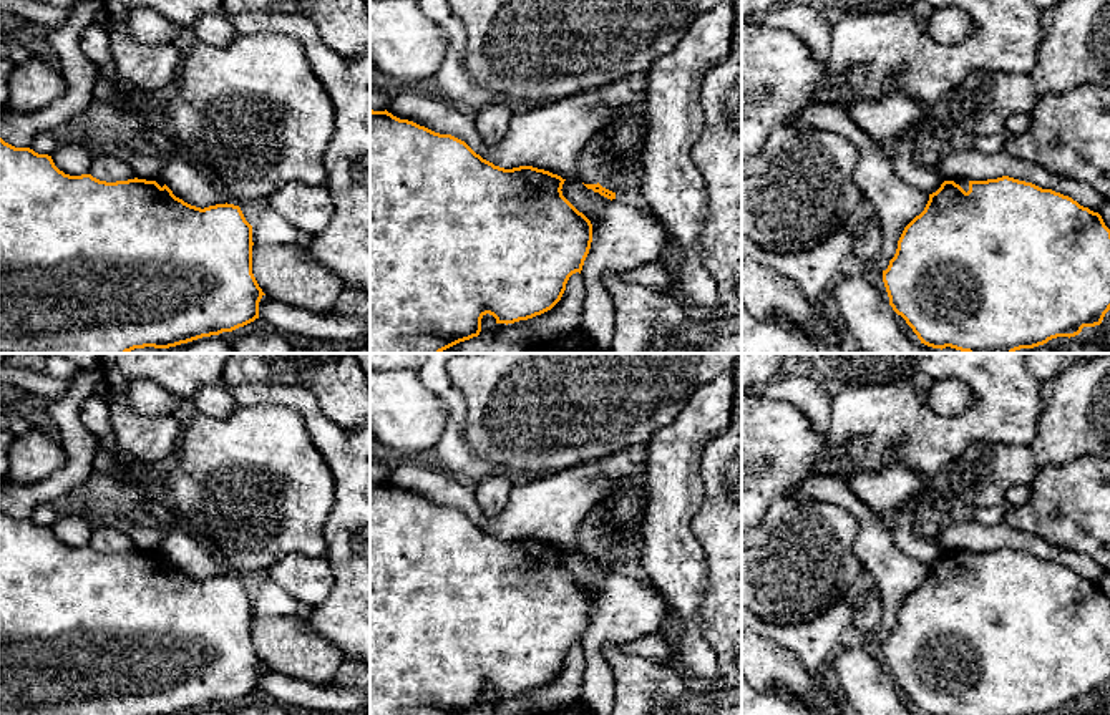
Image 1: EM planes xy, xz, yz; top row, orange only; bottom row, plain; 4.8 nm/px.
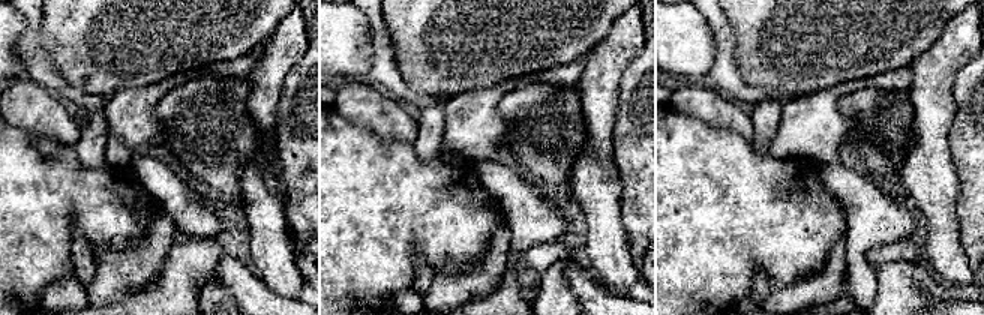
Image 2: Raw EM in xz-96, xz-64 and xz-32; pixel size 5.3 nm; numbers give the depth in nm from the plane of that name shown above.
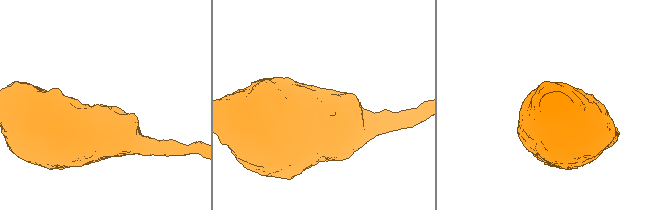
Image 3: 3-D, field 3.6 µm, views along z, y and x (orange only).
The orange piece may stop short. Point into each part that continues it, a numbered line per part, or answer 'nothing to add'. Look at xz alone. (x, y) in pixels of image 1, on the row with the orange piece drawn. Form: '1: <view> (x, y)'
nothing to add

